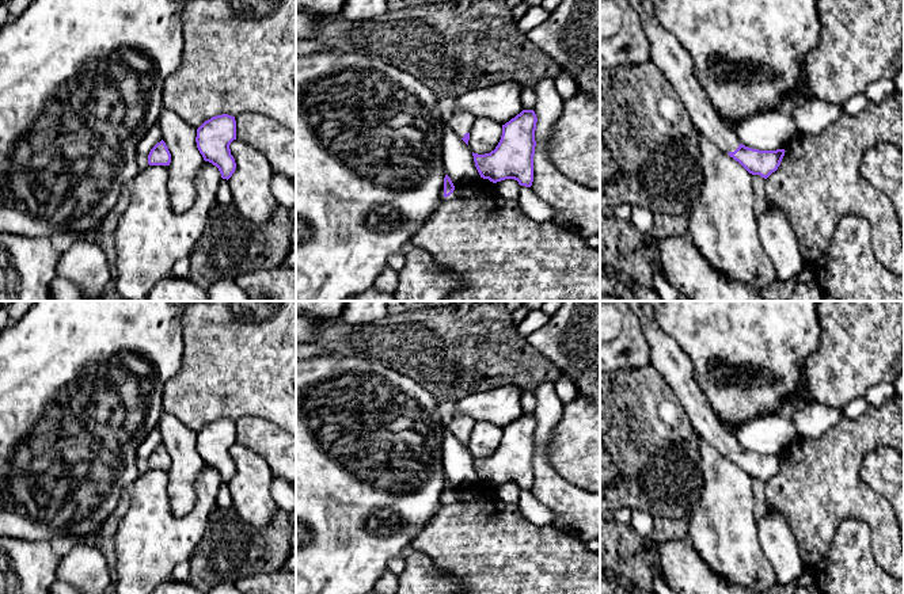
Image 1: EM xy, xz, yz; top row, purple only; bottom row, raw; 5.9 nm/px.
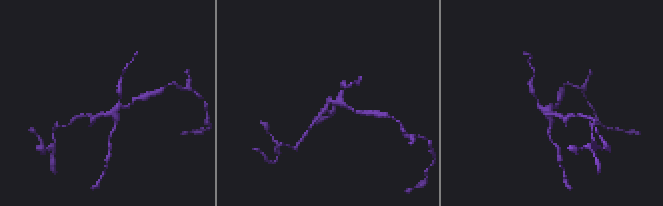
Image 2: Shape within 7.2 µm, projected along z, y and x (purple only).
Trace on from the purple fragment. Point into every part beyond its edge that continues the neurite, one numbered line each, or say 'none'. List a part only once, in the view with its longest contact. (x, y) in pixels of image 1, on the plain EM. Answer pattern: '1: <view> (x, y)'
1: yz (673, 365)

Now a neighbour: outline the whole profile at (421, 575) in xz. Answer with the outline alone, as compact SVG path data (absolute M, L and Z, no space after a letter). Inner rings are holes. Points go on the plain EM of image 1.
M409 551L406 568L398 576L396 594L459 594L462 583L438 568L426 553Z

